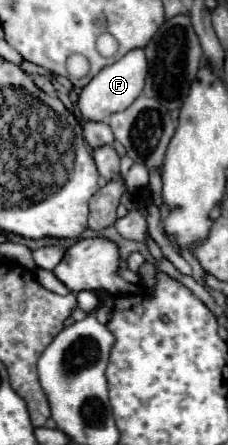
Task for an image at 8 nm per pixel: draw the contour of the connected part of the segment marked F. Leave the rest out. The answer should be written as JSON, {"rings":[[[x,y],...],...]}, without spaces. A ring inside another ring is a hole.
{"rings":[[[131,49],[127,55],[123,55],[113,65],[103,67],[103,71],[99,71],[99,75],[95,75],[83,87],[83,91],[79,95],[79,101],[77,101],[79,111],[89,121],[107,121],[111,113],[127,109],[141,95],[143,85],[145,85],[145,77],[147,77],[145,53],[143,53],[143,49]]]}

